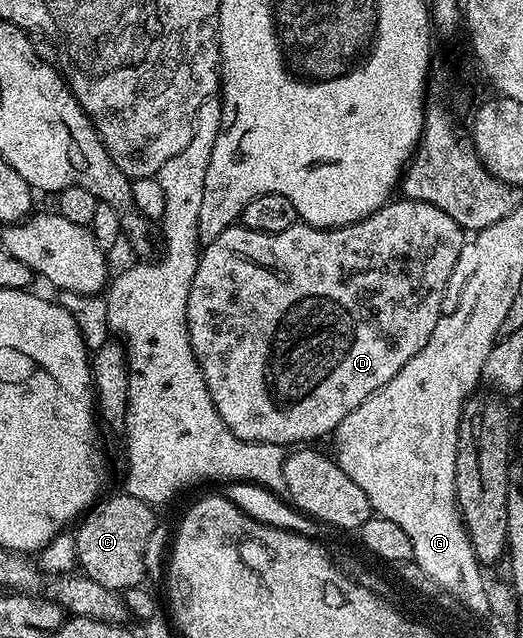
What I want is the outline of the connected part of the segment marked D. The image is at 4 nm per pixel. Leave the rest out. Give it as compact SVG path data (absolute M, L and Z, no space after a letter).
M404 197L394 198L363 221L346 227L311 227L299 221L278 235L259 233L240 225L223 229L223 233L219 233L215 241L204 244L200 252L197 272L191 281L191 293L187 297L187 329L191 337L191 349L207 381L211 401L219 417L223 417L227 429L231 429L231 433L235 433L235 437L245 443L309 445L314 442L312 439L332 436L339 421L343 421L347 413L363 405L367 397L387 385L387 381L391 381L391 377L395 377L395 373L399 373L399 369L403 369L403 365L407 365L407 361L411 361L411 357L415 357L415 353L427 345L431 333L435 333L435 325L441 320L445 290L449 287L449 278L461 259L464 247L466 250L466 232L455 221L451 221L443 209L435 209L435 205Z

